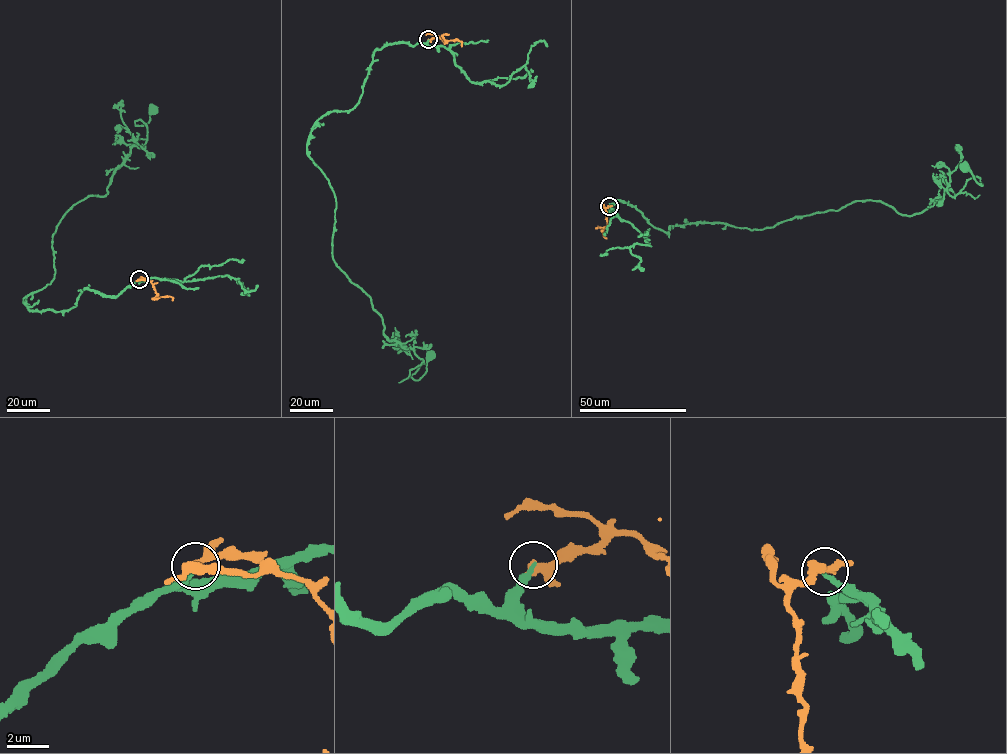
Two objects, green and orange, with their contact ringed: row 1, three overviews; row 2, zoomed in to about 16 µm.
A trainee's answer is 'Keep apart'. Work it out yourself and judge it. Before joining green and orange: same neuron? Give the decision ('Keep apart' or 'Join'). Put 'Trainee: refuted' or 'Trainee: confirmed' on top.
Trainee: confirmed
Keep apart

